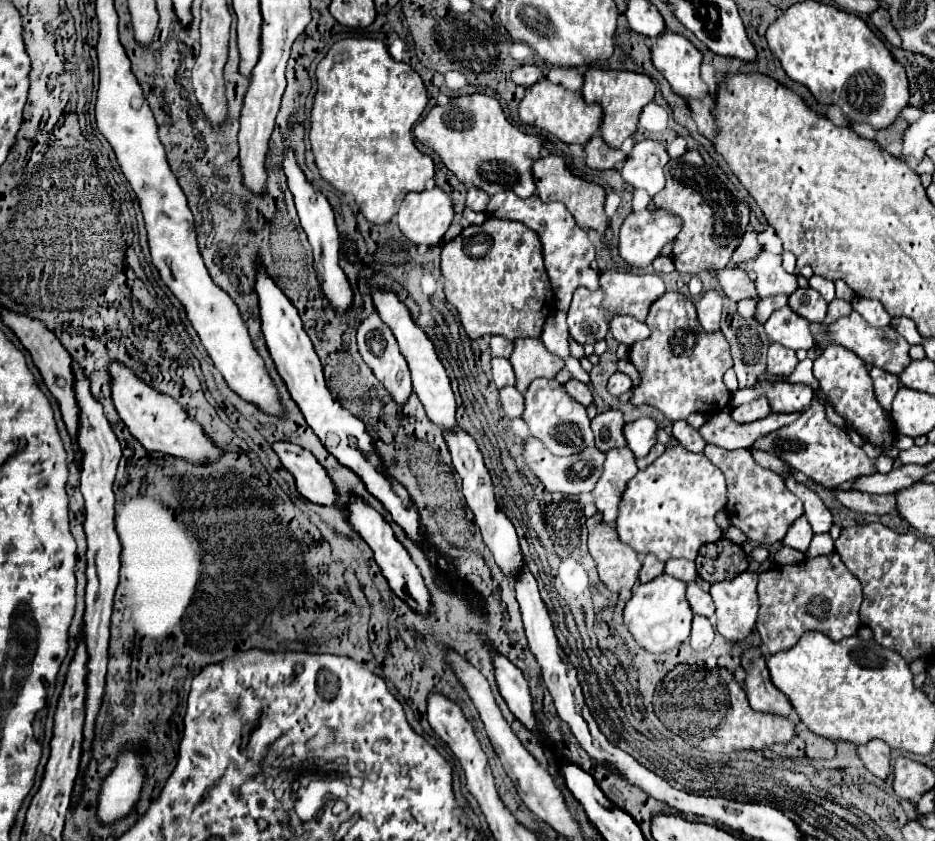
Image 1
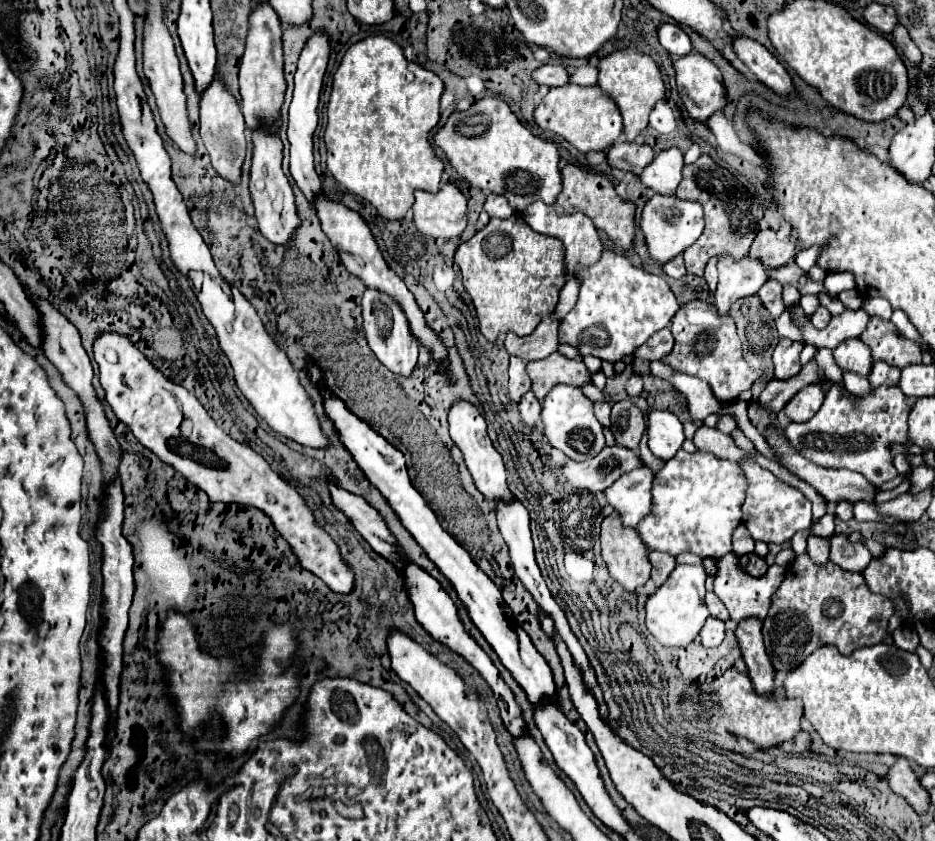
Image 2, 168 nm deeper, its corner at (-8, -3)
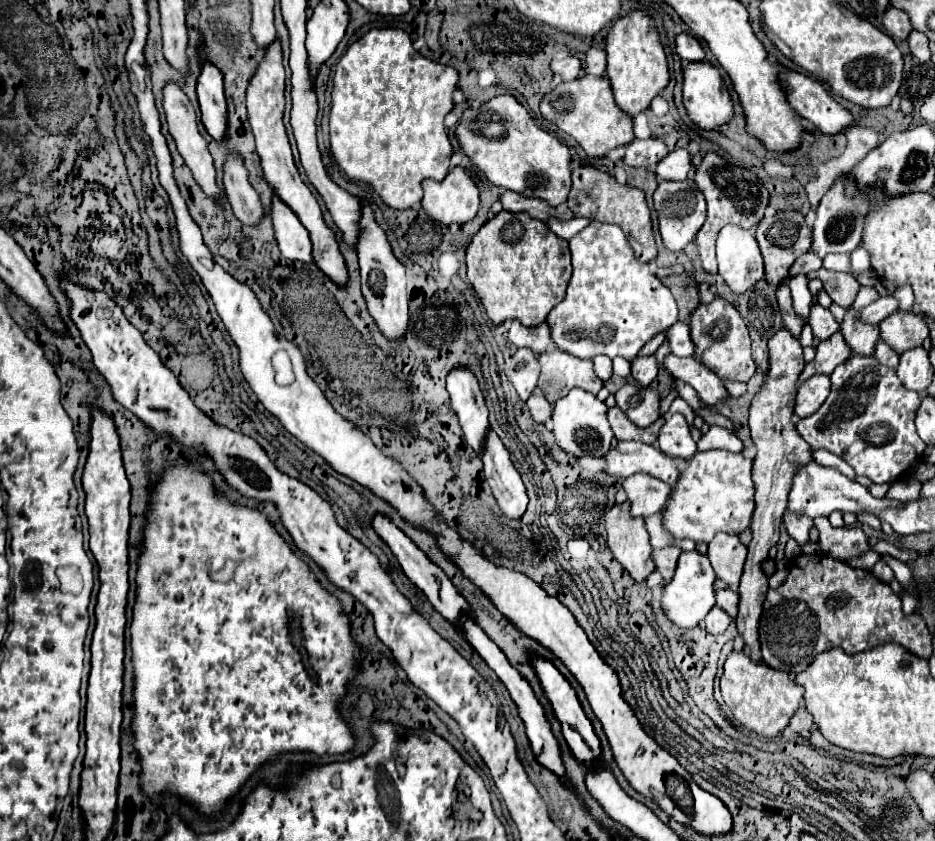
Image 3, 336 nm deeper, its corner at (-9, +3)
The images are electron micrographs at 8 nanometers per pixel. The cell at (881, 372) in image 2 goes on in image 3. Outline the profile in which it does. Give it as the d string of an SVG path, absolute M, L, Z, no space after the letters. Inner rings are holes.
M879 340L875 346L875 358L879 360L879 364L887 364L889 368L897 368L899 362L899 356L883 340Z

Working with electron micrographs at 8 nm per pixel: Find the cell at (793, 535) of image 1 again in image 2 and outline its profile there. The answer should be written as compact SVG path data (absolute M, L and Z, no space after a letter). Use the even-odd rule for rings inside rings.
M830 508L830 510L828 510L828 514L812 526L812 534L822 536L822 538L832 536L832 534L834 534L834 516L836 516L836 514L834 514L834 510Z

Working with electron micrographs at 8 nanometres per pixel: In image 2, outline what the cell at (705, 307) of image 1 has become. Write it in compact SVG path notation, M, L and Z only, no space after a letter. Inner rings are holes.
M730 254L718 256L718 288L716 288L716 308L718 314L728 314L730 304L742 296L756 294L762 284L768 282L768 272L758 258L744 256L740 260Z

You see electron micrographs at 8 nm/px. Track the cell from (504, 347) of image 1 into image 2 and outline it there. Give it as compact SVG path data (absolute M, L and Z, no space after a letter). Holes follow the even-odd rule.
M550 314L550 316L542 318L538 328L530 336L522 338L522 336L516 336L514 332L508 332L504 346L512 356L522 358L524 362L542 360L542 358L550 356L552 352L558 350L558 320L556 320L556 316Z

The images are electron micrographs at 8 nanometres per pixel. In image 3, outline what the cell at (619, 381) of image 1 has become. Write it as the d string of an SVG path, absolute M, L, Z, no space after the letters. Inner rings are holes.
M647 356L647 358L635 358L633 360L633 370L631 376L641 384L641 386L649 386L653 382L653 378L657 376L657 360L655 356Z

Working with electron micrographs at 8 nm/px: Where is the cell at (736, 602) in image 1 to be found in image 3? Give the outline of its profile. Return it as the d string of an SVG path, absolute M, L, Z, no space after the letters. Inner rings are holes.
M719 532L719 536L711 540L707 556L717 578L727 582L727 588L737 592L743 574L743 564L747 558L747 546L739 542L739 536Z

